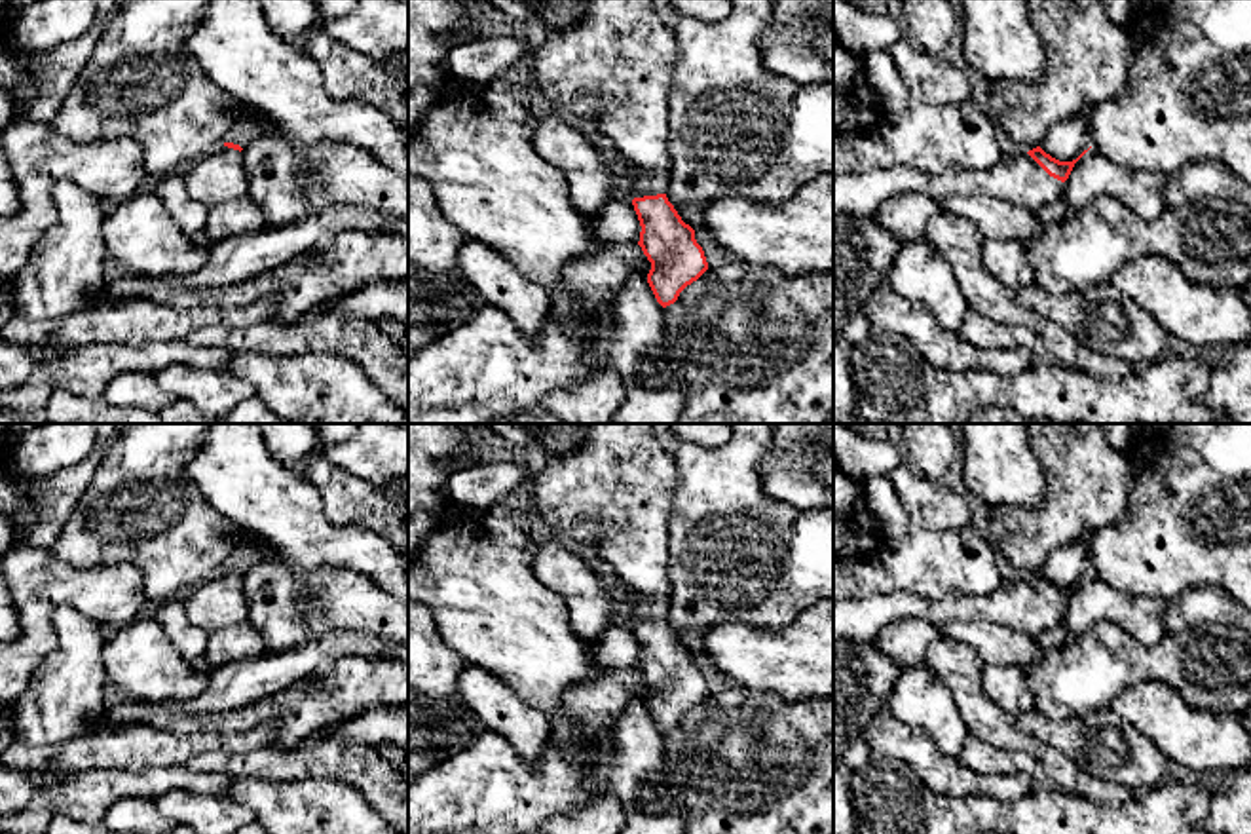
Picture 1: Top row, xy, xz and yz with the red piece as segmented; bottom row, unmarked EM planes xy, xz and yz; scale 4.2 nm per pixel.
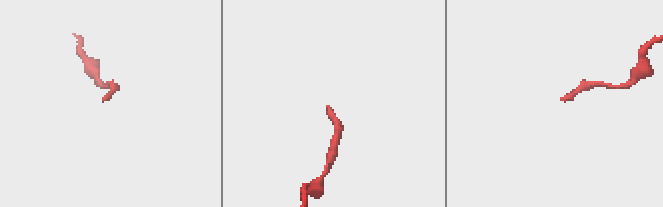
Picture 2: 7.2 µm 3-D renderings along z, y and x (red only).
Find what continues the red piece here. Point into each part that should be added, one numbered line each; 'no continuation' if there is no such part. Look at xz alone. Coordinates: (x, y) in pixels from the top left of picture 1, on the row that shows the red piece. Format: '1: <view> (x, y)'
1: xz (638, 181)

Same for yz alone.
1: yz (1016, 177)

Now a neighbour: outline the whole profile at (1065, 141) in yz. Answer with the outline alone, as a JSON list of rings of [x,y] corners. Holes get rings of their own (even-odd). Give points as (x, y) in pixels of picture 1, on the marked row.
[[[1080,110],[1076,116],[1050,129],[1040,148],[1059,161],[1073,161],[1090,148],[1090,110]]]

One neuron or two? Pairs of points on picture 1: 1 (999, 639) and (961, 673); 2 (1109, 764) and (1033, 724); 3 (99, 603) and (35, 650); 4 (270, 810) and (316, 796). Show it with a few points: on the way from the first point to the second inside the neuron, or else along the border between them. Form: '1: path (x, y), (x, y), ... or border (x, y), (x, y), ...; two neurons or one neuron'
1: border (942, 633), (965, 643), (986, 663); two neurons
2: path (1090, 745), (1077, 736), (1052, 734); one neuron
3: path (73, 595), (48, 595), (35, 608), (35, 624); one neuron
4: path (281, 810), (297, 810), (304, 802); one neuron

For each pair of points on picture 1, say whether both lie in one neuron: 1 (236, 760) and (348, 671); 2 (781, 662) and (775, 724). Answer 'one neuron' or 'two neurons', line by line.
1: two neurons
2: two neurons

